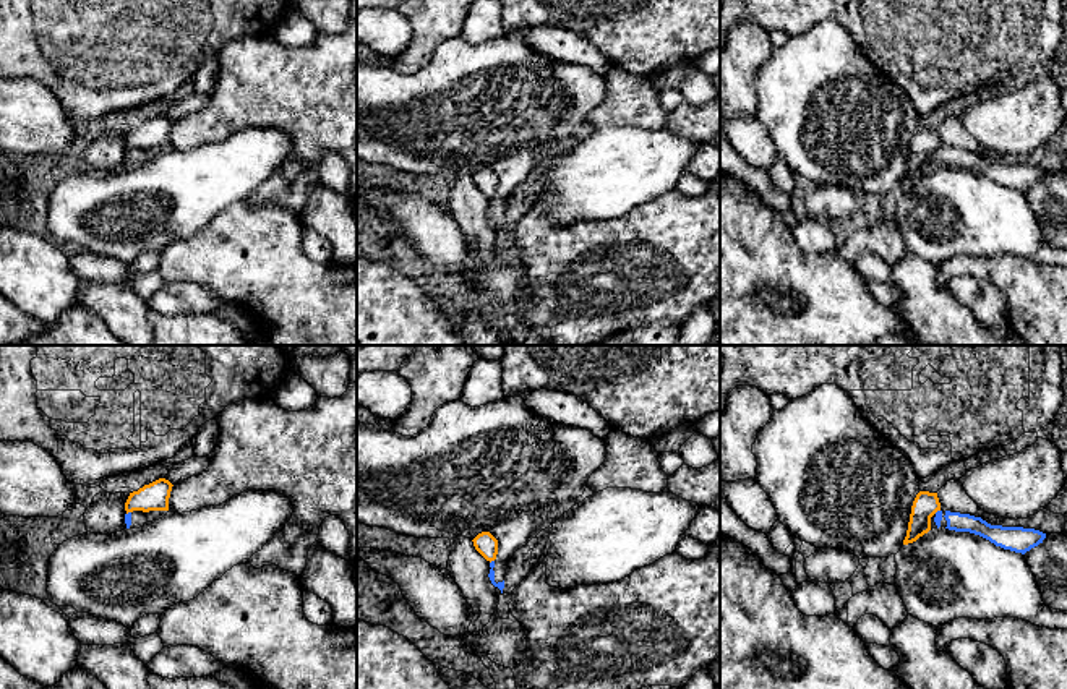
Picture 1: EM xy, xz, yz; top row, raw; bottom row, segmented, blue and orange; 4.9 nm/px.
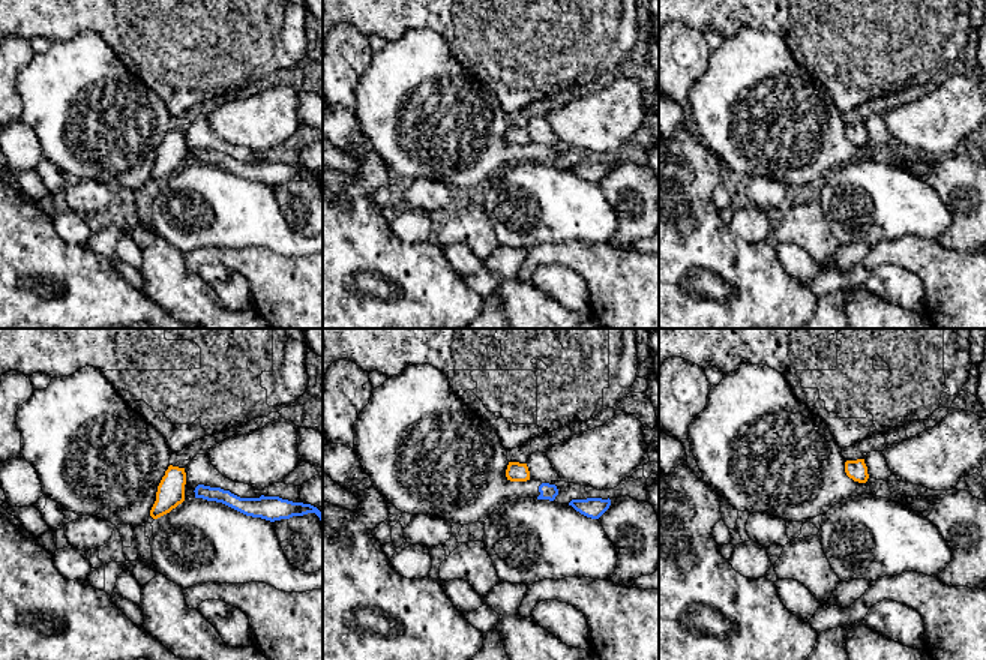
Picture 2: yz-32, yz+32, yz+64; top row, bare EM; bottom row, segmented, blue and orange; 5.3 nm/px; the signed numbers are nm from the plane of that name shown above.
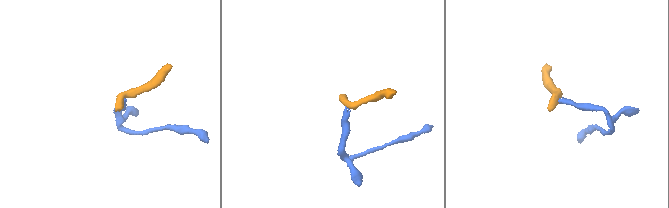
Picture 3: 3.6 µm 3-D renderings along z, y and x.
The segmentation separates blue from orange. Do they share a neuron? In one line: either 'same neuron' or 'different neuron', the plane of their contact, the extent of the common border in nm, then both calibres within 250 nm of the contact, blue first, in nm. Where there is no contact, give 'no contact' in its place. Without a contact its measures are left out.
different neuron; contact in xz; length 30 nm; calibres 40 and 110 nm

